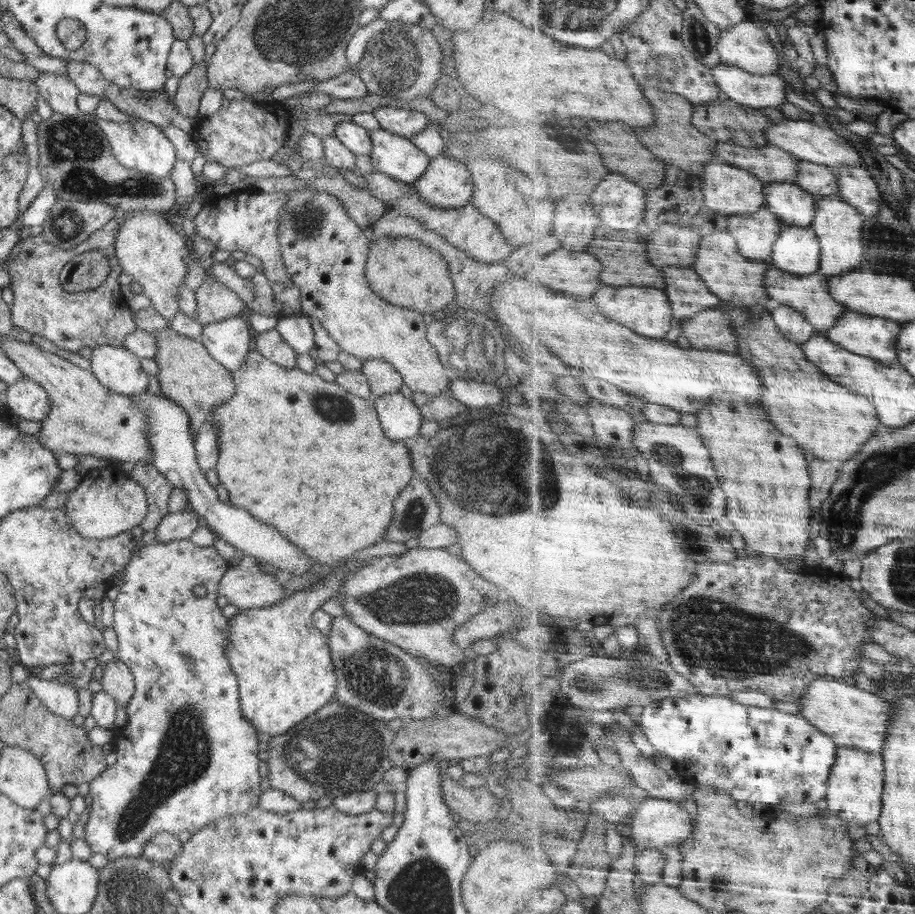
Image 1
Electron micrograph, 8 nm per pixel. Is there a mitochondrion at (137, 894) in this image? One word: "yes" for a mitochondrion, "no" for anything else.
yes

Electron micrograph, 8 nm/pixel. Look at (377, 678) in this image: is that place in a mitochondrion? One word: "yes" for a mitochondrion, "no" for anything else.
yes

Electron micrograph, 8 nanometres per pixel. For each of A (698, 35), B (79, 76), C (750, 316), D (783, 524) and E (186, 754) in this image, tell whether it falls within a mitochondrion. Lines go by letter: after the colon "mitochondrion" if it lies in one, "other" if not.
A: mitochondrion
B: other
C: mitochondrion
D: other
E: mitochondrion

